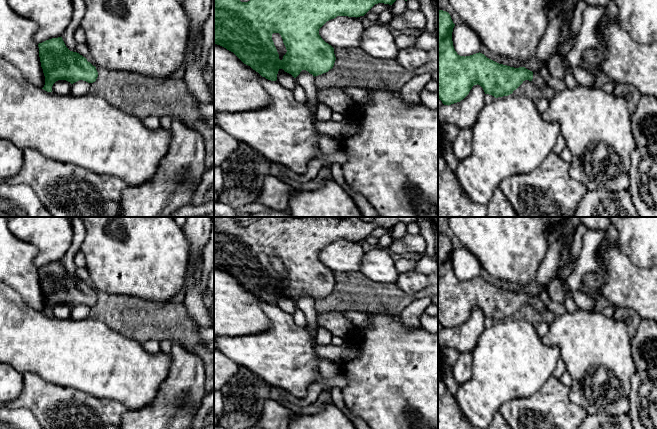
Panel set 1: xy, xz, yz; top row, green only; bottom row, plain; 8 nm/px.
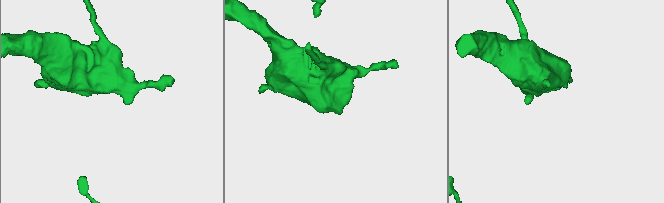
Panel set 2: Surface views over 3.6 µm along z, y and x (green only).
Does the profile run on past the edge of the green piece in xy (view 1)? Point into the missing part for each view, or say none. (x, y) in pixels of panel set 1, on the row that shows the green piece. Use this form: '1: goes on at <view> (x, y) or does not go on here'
1: does not go on here

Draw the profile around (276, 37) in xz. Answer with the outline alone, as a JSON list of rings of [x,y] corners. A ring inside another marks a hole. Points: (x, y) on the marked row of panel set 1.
[[[273,33],[272,34],[272,40],[274,42],[274,45],[277,49],[277,52],[279,54],[279,59],[282,60],[283,56],[286,54],[287,50],[283,43],[283,39],[279,33]]]

